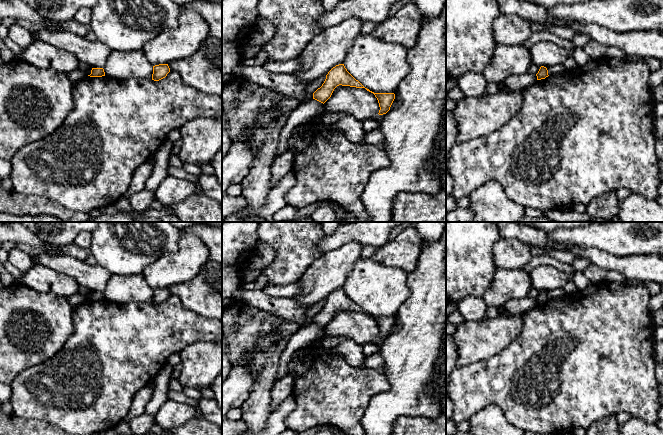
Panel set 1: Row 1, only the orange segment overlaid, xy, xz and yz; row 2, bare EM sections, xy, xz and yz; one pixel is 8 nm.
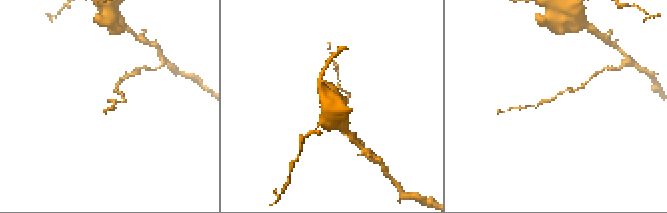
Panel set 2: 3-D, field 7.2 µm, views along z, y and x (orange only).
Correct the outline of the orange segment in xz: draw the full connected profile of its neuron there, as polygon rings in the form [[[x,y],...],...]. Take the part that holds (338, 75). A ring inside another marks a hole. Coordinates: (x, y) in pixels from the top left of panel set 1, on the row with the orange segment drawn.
[[[339,64],[328,72],[322,86],[313,93],[313,99],[324,104],[331,97],[334,89],[339,85],[365,88],[347,71],[344,64]]]

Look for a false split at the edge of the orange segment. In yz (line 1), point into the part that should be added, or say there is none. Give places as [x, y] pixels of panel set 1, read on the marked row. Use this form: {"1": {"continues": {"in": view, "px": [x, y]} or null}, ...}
{"1": {"continues": null}}

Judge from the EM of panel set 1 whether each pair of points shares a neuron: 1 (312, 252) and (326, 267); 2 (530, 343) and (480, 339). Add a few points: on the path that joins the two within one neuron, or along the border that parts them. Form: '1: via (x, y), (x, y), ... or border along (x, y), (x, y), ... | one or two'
1: border along (322, 254), (309, 266), (302, 276) | two
2: border along (523, 320), (521, 332), (494, 356) | two

